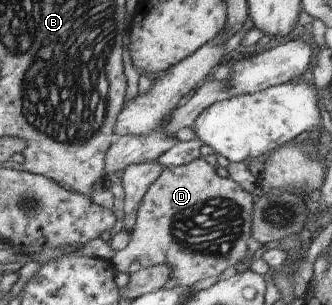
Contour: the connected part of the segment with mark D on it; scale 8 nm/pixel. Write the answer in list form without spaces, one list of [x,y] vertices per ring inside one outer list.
[[[201,156],[189,164],[180,167],[167,167],[161,176],[147,189],[139,203],[135,222],[130,233],[127,246],[114,254],[111,259],[114,270],[126,272],[130,264],[137,260],[142,267],[168,265],[170,278],[165,284],[167,288],[193,287],[195,284],[208,283],[235,267],[247,256],[252,238],[252,210],[255,196],[241,188],[229,177],[222,178]]]

